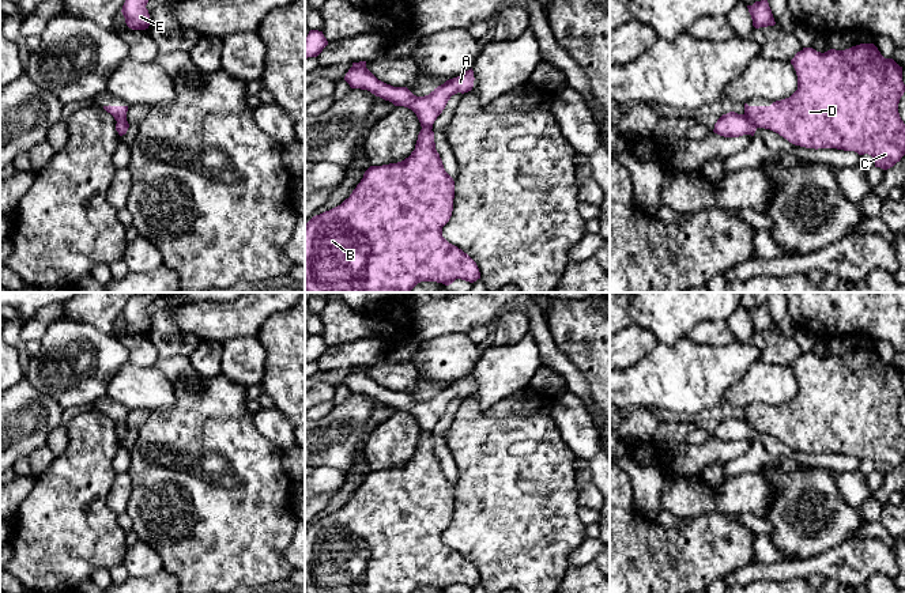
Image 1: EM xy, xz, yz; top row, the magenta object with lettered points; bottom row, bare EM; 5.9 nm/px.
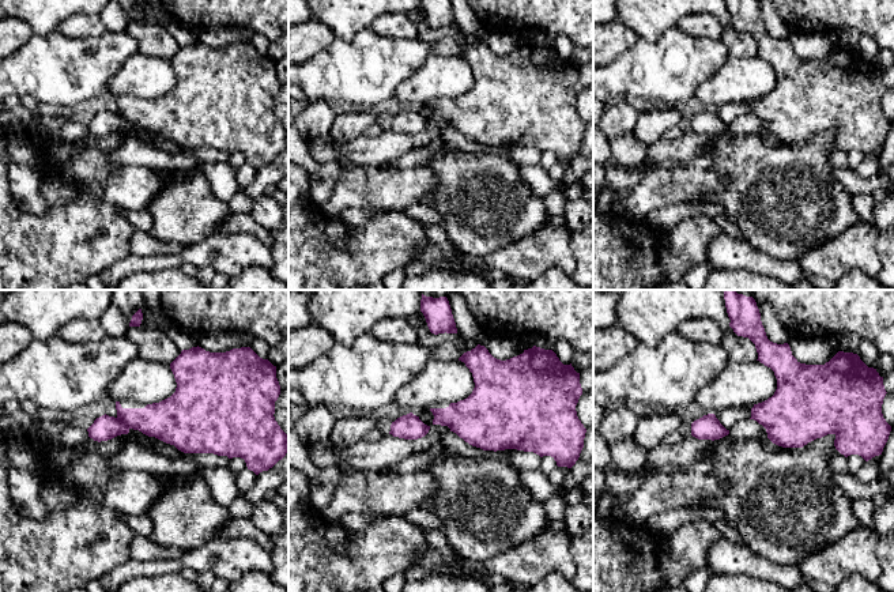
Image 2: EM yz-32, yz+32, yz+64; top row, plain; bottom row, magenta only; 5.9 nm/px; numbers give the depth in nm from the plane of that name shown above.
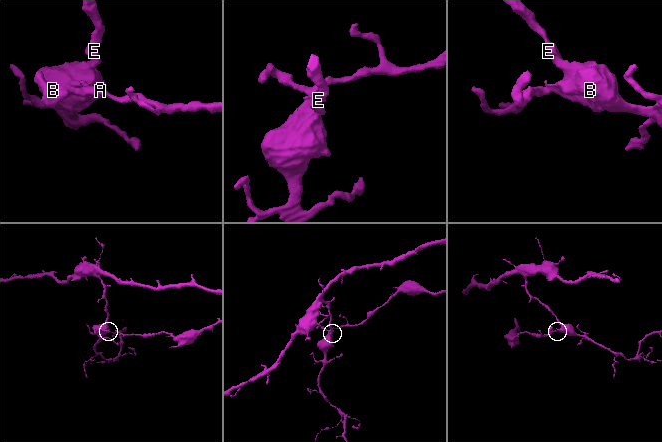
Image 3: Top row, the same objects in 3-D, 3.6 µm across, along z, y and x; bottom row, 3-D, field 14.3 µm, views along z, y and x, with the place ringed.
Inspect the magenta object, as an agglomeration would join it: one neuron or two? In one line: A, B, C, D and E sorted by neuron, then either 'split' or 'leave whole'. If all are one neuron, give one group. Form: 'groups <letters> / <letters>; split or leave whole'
groups A / B C D E; split

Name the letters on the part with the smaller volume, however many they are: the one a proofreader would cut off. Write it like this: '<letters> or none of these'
A

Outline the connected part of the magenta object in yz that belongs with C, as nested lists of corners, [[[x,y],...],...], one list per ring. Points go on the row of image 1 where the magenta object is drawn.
[[[874,44],[825,53],[803,48],[791,60],[797,90],[770,106],[748,106],[744,116],[757,126],[770,129],[789,143],[806,148],[837,148],[868,154],[875,167],[887,170],[905,155],[905,124],[898,103],[905,92],[902,67],[885,58]]]

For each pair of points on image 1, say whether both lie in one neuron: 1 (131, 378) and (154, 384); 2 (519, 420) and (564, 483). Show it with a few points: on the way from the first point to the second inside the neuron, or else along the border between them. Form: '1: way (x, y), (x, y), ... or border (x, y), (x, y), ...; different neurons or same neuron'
1: way (136, 384), (149, 384); same neuron
2: way (519, 435), (549, 468); same neuron

